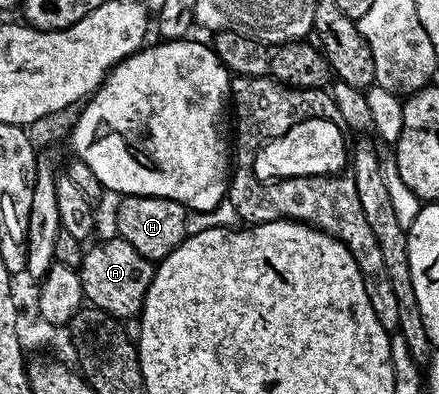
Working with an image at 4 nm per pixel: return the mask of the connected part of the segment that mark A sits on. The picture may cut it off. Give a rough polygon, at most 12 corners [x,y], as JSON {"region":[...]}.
{"region":[[122,236],[85,248],[92,307],[140,317],[154,261]]}

